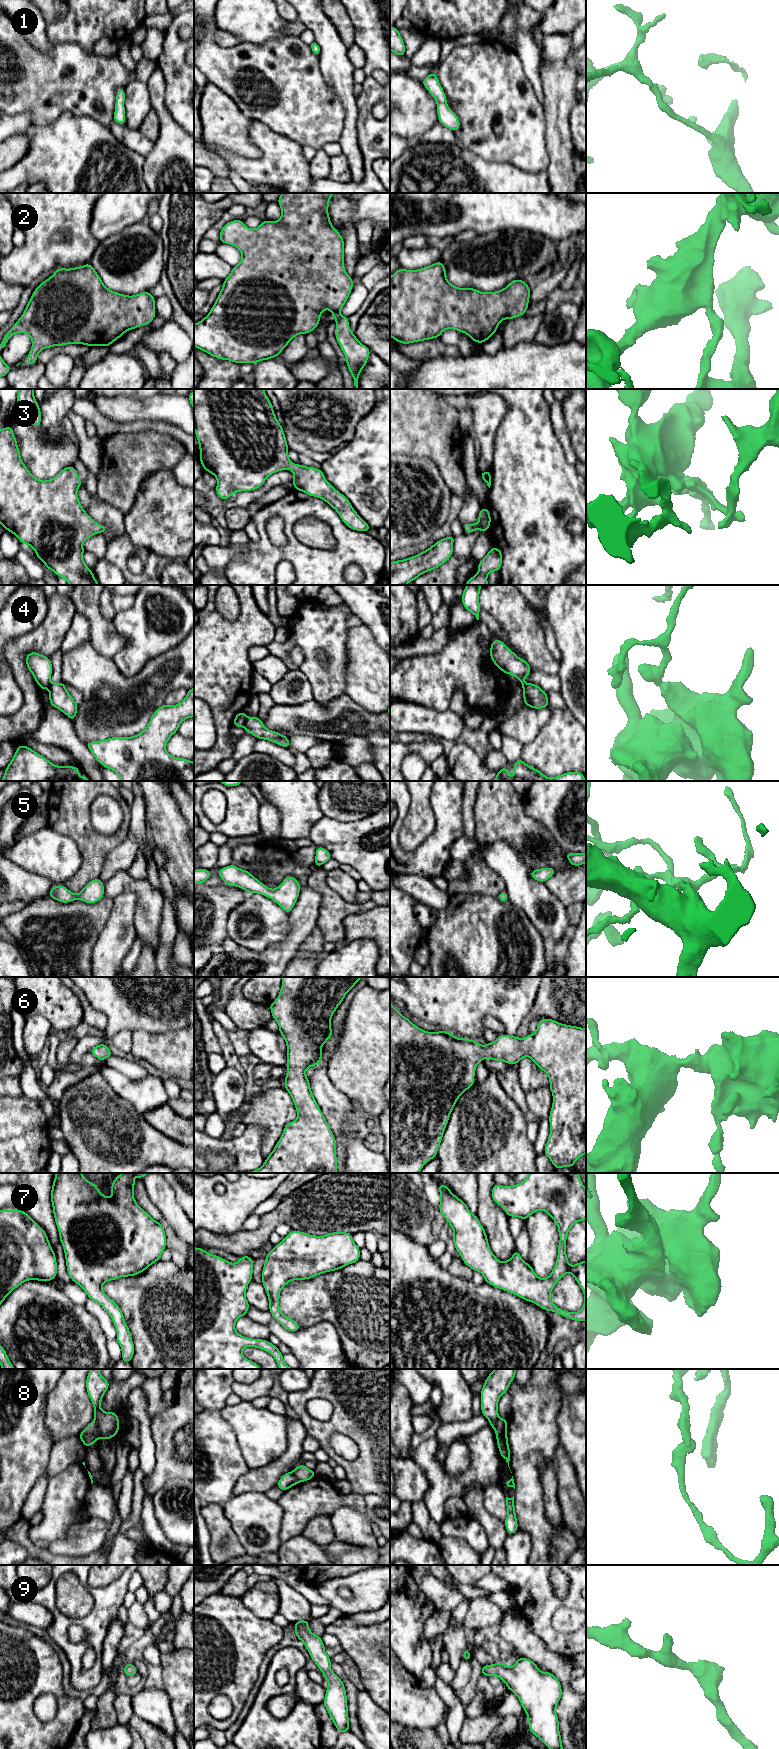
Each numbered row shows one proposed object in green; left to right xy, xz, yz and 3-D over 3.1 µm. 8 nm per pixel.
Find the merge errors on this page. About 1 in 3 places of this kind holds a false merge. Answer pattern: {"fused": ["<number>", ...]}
{"fused": ["4", "8"]}

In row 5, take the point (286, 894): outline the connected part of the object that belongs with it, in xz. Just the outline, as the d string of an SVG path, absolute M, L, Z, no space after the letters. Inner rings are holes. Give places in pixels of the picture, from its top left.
M234 864L220 868L218 875L227 885L239 887L249 894L262 894L272 899L286 913L290 913L295 906L301 890L299 881L293 876L285 877L276 889L269 889L247 870L240 869Z

